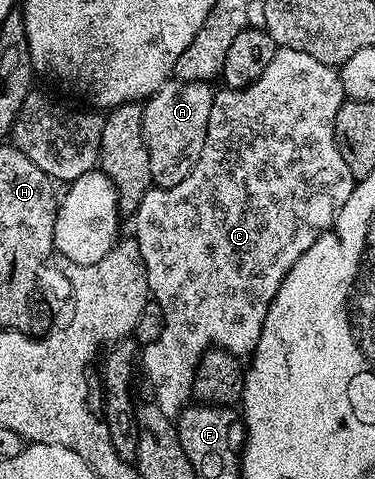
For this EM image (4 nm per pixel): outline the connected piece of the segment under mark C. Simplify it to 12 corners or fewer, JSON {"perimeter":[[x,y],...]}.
{"perimeter":[[279,46],[132,215],[177,419],[253,355],[356,180],[335,67]]}

